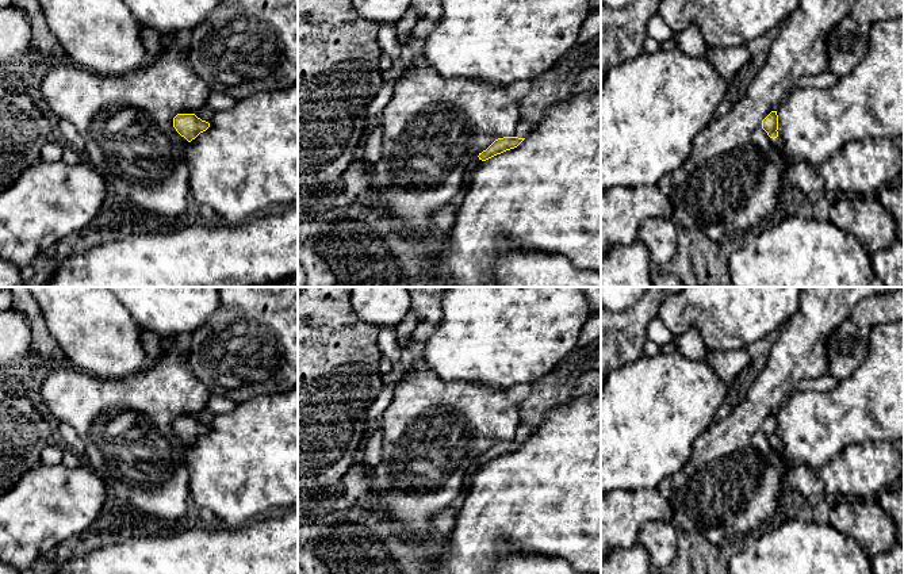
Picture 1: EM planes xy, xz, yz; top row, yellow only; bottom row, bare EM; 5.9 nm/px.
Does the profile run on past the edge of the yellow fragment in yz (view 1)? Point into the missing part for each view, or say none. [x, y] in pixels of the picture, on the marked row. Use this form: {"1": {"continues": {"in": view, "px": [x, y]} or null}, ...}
{"1": {"continues": {"in": "yz", "px": [778, 141]}}}

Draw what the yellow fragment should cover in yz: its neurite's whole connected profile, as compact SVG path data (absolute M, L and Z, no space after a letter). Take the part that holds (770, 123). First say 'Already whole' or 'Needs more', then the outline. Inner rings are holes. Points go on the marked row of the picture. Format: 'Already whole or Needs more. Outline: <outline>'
Needs more. Outline: M771 111L763 120L762 120L762 129L767 133L771 145L775 148L782 148L784 139L778 134L778 115L777 111Z

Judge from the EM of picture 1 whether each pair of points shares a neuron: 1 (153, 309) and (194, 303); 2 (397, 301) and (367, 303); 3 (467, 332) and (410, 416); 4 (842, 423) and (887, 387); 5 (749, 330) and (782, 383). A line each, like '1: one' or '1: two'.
1: one
2: one
3: two
4: one
5: two

